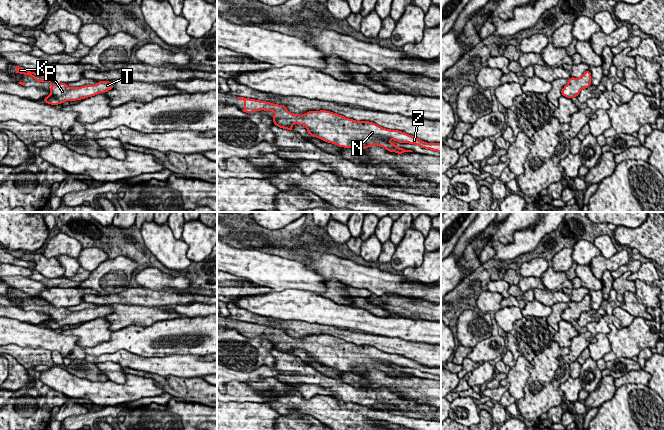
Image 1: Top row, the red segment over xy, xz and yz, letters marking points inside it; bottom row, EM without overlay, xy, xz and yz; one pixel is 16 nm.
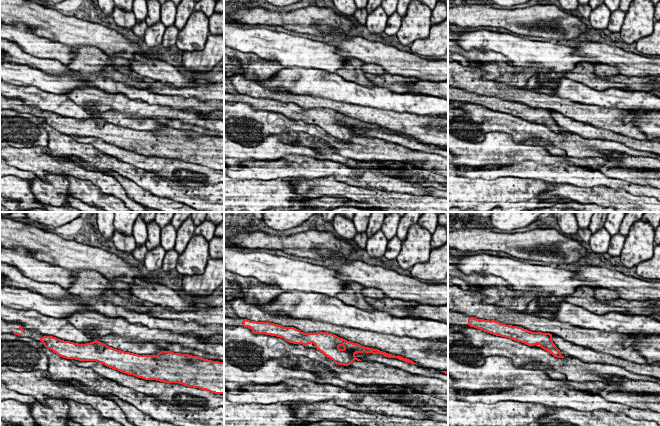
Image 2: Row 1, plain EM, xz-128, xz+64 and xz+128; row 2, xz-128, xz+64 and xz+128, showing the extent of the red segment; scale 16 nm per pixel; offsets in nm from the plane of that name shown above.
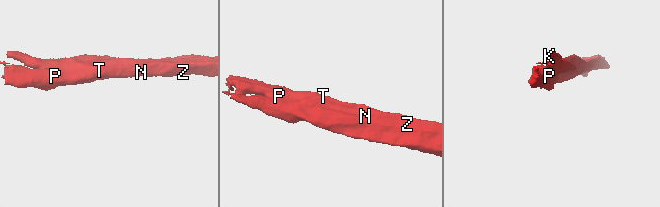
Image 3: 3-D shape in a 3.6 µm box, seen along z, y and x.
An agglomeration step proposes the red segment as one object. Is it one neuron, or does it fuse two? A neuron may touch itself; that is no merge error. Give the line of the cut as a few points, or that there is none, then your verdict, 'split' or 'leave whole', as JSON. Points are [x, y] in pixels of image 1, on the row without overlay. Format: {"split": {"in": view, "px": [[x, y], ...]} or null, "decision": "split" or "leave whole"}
{"split": null, "decision": "leave whole"}

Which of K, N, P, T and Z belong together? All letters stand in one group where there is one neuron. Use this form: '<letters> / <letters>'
K N P T Z

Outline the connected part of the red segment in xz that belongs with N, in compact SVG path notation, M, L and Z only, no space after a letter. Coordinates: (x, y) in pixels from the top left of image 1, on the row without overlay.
M236 320L236 323L244 324L243 336L274 335L275 339L272 342L275 350L294 355L292 353L294 348L304 349L311 360L339 371L353 371L360 374L377 369L398 378L403 378L405 375L413 376L399 372L390 366L395 364L399 367L415 368L425 373L441 376L441 367L426 367L405 356L386 353L373 346L355 345L326 334L309 335L303 339L293 338L287 334L285 329L240 320Z

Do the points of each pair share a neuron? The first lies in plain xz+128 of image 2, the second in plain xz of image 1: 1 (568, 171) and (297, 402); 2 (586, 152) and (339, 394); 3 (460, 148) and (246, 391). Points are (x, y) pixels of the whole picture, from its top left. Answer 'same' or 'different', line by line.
1: different
2: different
3: different

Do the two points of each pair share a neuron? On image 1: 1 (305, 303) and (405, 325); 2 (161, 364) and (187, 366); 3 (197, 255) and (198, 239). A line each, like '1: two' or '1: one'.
1: one
2: one
3: one

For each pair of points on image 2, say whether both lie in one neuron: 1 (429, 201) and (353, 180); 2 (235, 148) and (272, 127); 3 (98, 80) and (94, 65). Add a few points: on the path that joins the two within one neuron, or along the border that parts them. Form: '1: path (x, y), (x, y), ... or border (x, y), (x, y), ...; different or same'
1: border (371, 187), (383, 187), (393, 191); different
2: border (265, 138), (256, 145), (242, 145), (234, 142); different
3: border (73, 70), (98, 73); different

